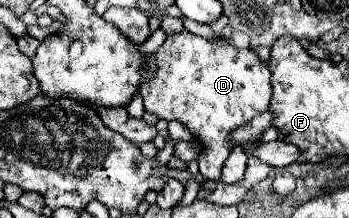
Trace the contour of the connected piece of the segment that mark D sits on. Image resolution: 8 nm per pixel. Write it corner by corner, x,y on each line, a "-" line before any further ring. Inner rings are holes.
186,29
168,35
164,45
152,53
152,63
156,63
156,75
148,83
140,83
144,109
148,111
142,119
152,125
158,117
184,123
206,145
206,151
198,157
200,173
218,181
222,165
234,147
228,139
230,131
268,111
272,93
268,65
250,49
236,49
224,39
208,41

